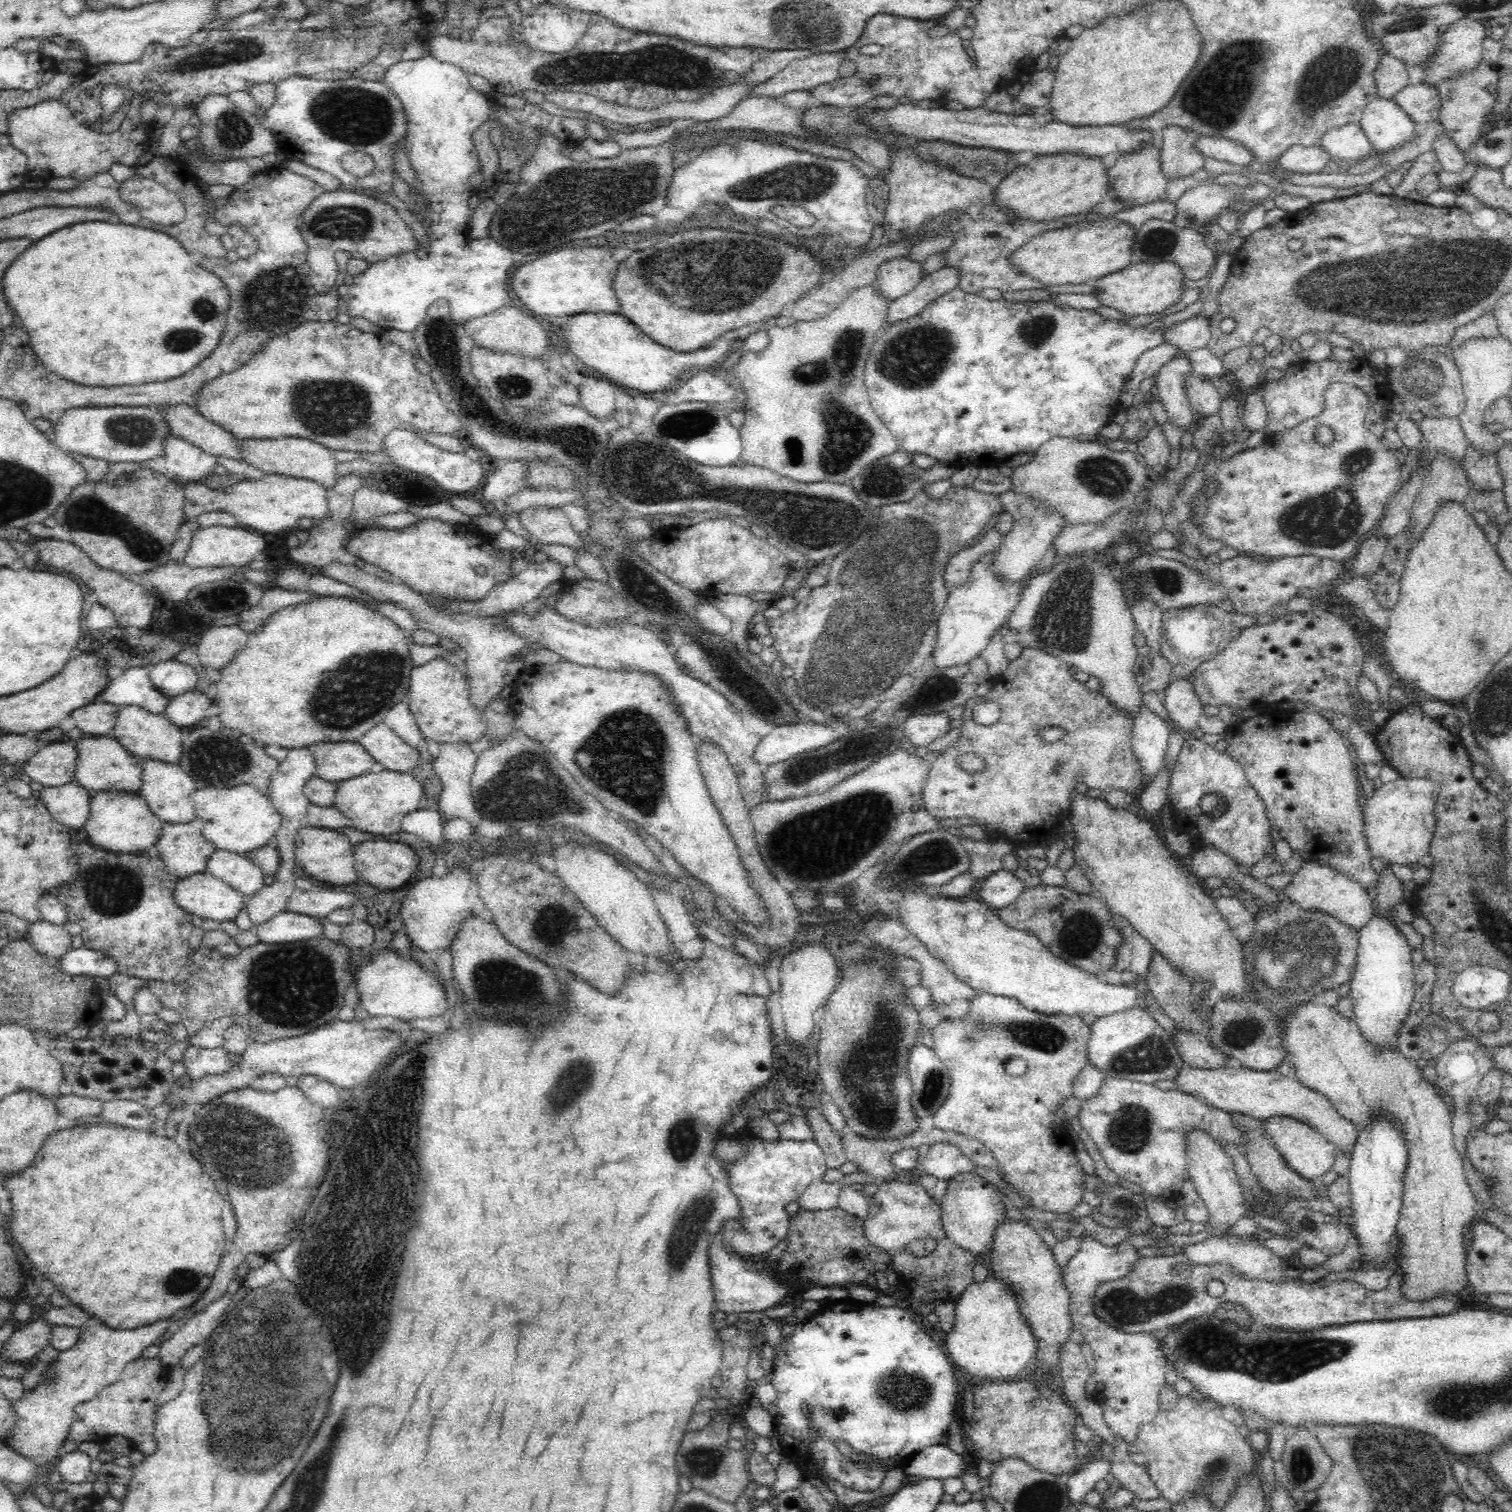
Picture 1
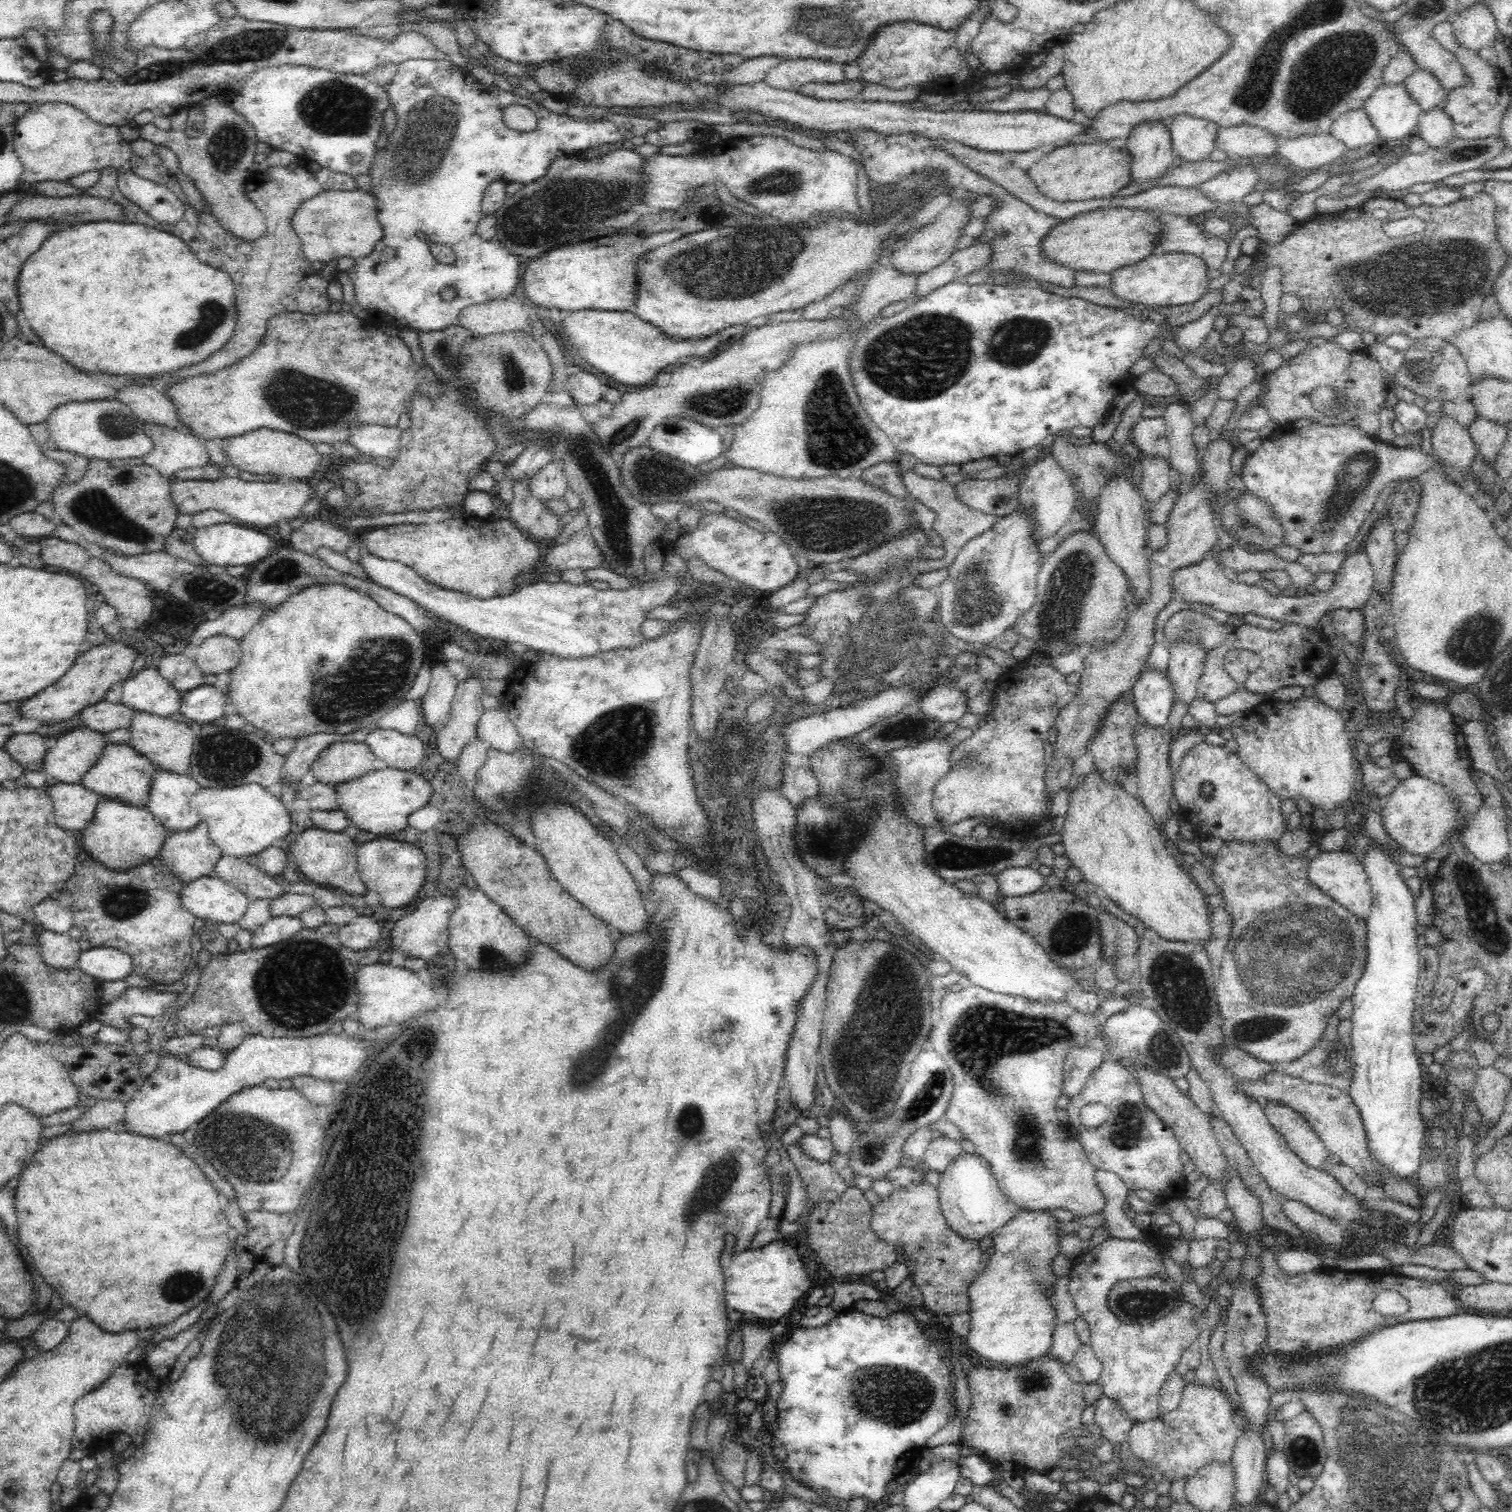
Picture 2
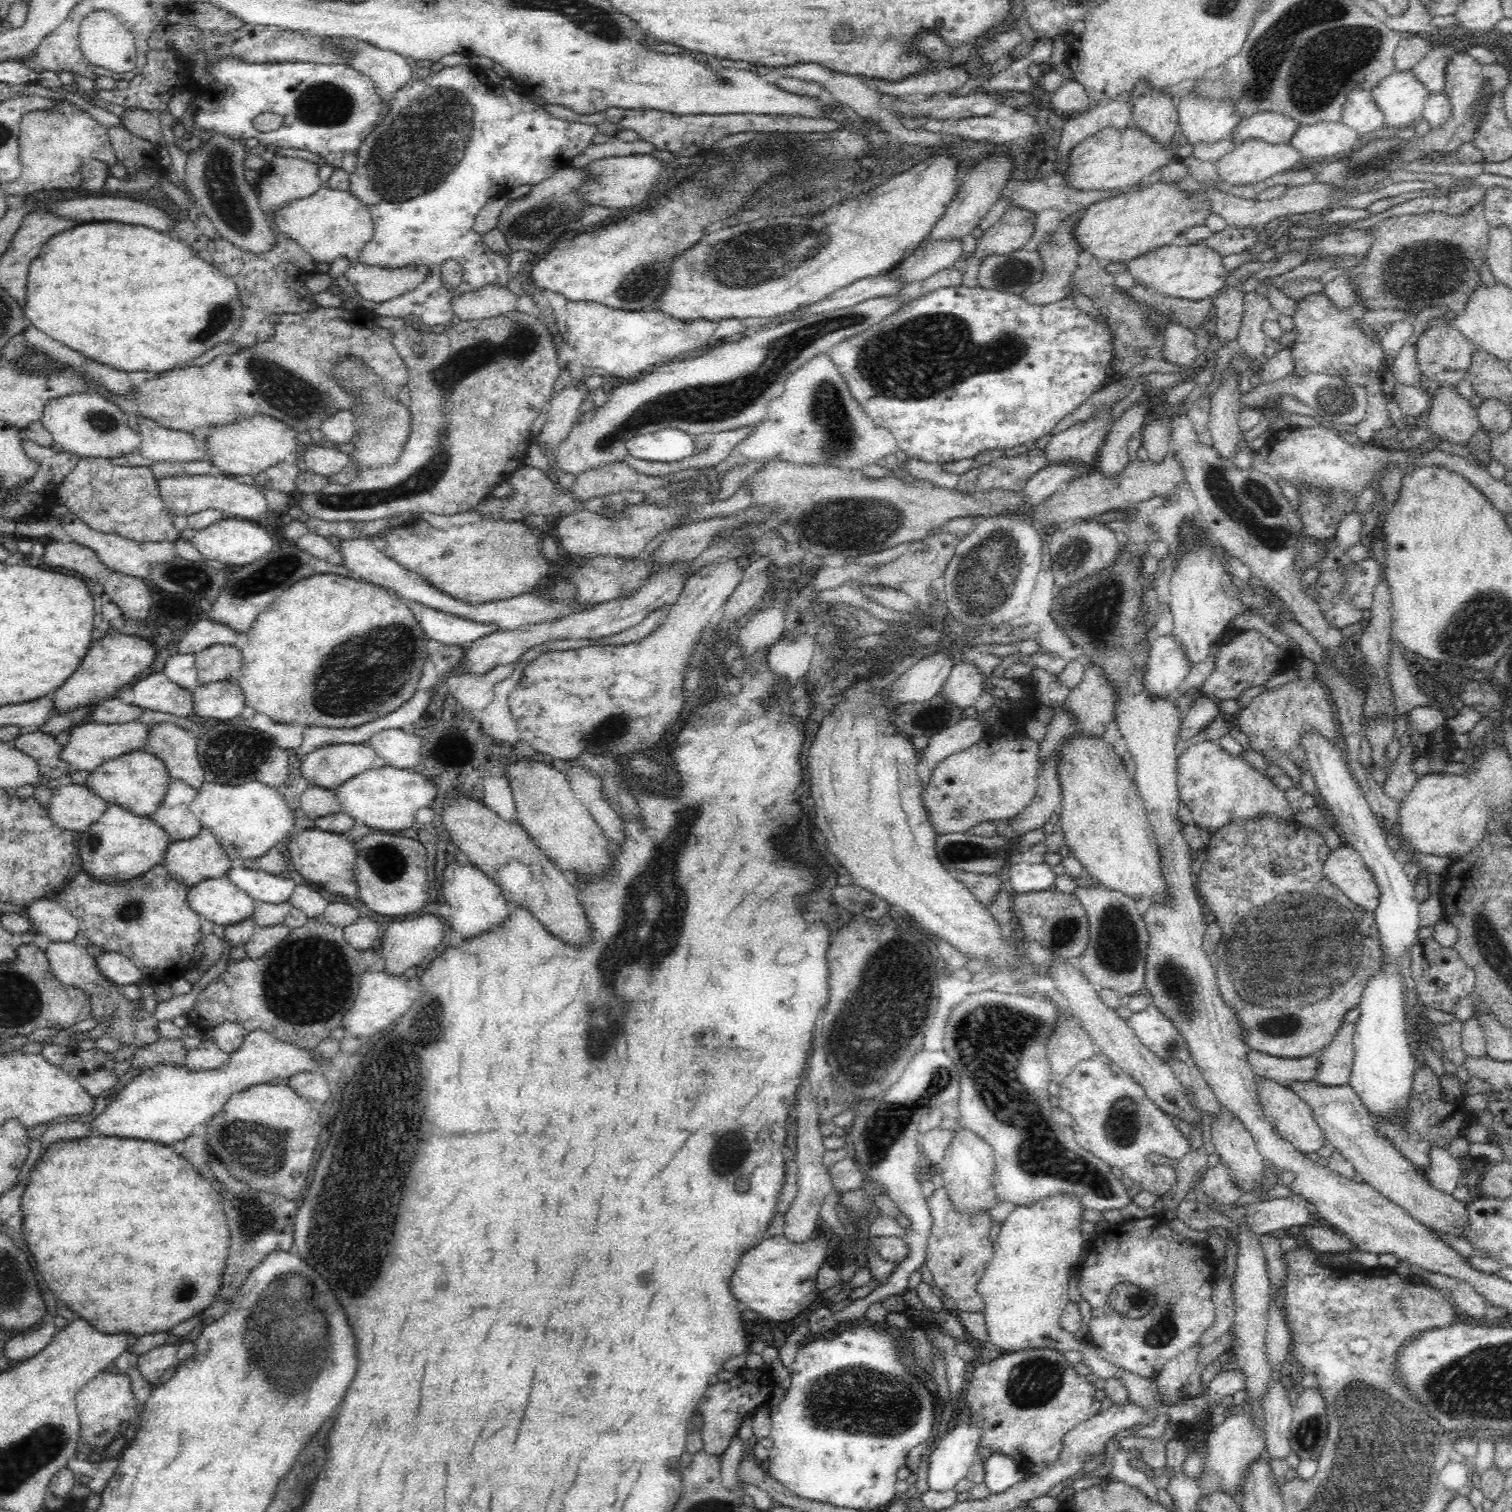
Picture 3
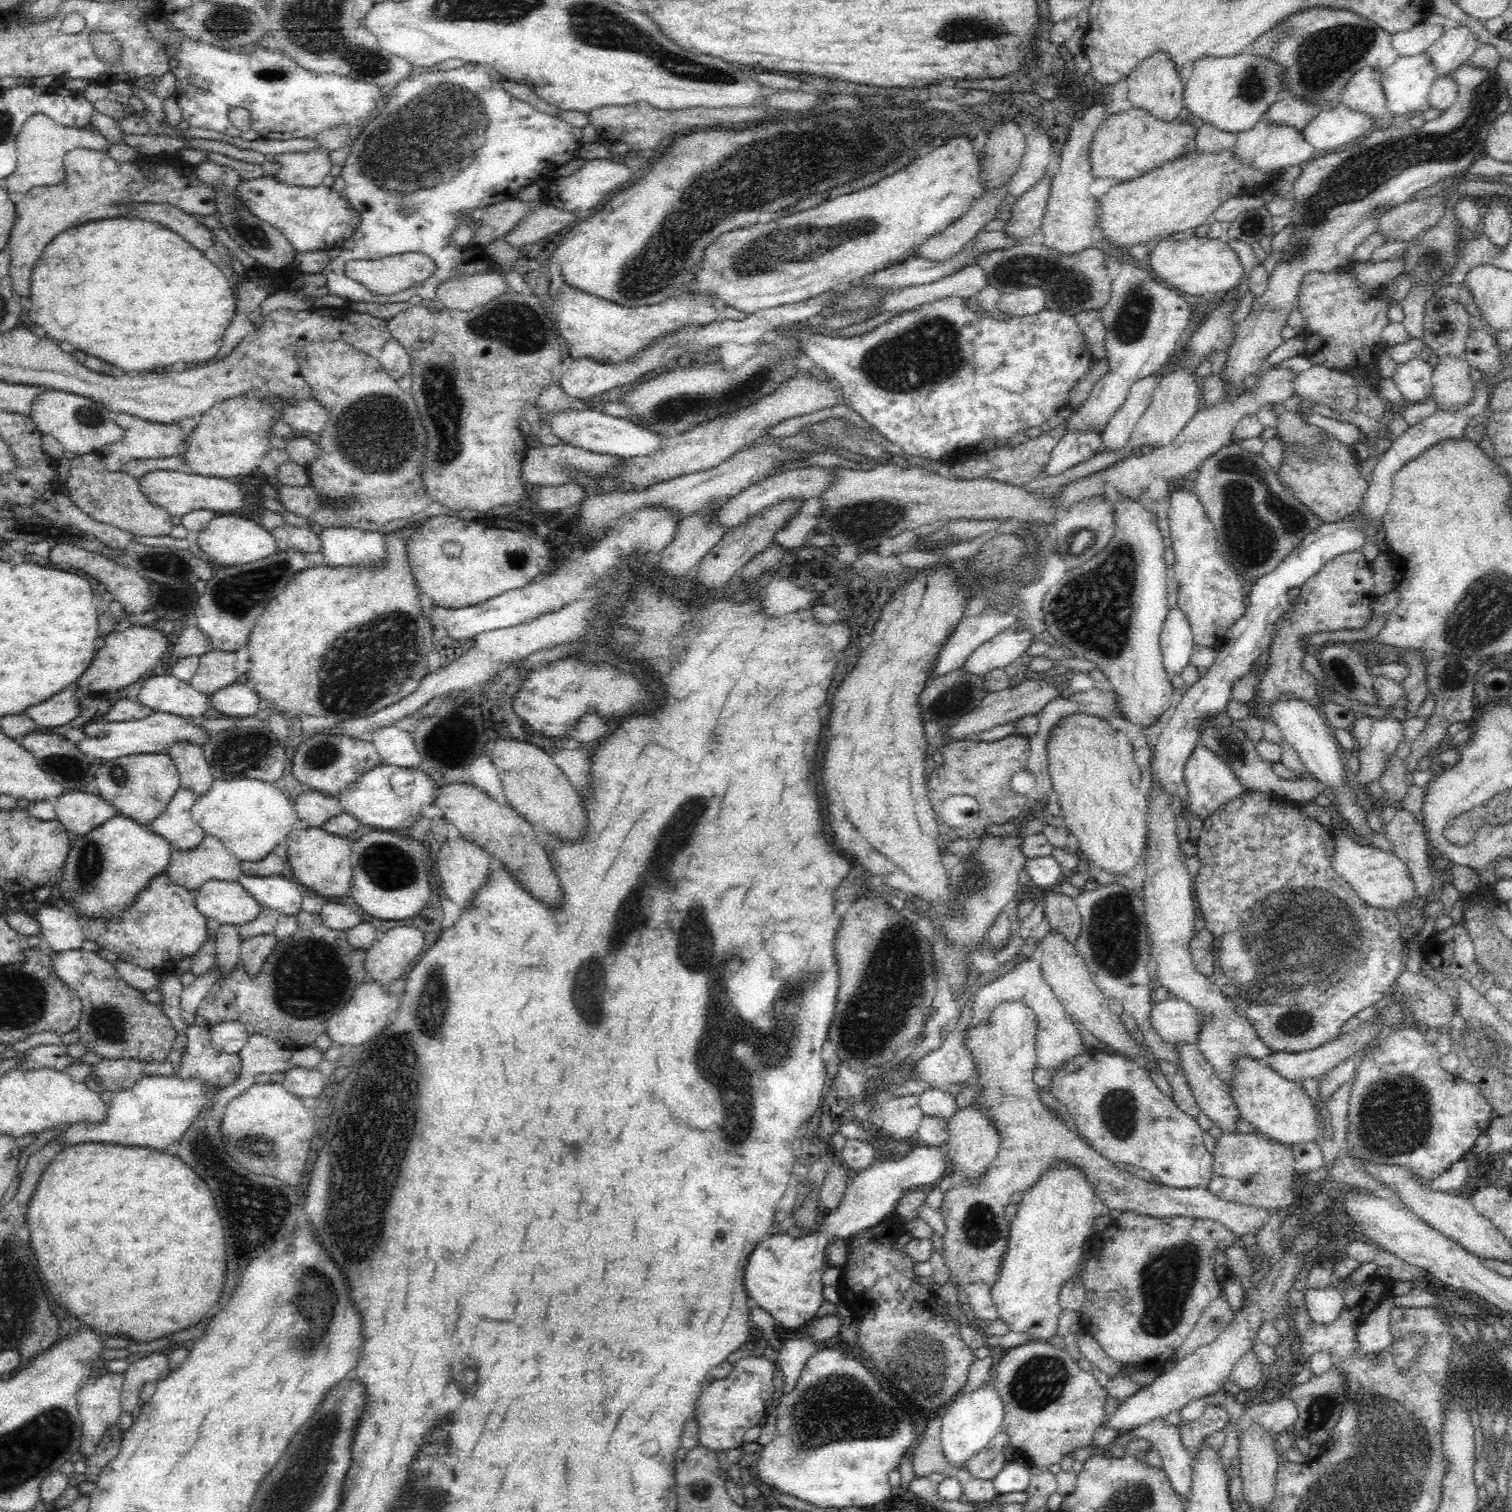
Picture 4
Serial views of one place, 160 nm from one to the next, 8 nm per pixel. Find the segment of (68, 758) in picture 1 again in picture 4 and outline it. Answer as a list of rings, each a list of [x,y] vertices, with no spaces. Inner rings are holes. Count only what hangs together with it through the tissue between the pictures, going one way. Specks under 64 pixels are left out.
[[[154,711],[153,714],[124,722],[91,722],[82,727],[82,740],[76,743],[78,751],[90,759],[109,761],[131,754],[160,754],[166,751],[172,742],[193,742],[204,744],[206,732],[188,722],[187,717]]]

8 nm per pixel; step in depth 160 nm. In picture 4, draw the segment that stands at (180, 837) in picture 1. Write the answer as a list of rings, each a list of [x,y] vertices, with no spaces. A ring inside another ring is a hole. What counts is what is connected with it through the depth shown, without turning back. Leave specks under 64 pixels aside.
[[[205,834],[202,842],[191,850],[180,850],[173,848],[170,854],[170,862],[165,870],[176,884],[195,892],[204,882],[212,879],[236,881],[240,872],[240,860],[230,854],[222,845],[220,839],[215,836]]]

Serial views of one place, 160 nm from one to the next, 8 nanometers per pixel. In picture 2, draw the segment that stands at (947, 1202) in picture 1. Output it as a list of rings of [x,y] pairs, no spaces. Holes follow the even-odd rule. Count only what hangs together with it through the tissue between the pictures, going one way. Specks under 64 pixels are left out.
[[[962,1152],[956,1157],[941,1174],[937,1190],[946,1225],[968,1241],[979,1242],[985,1236],[993,1236],[1001,1226],[1021,1213],[1021,1208],[1000,1191],[990,1164],[978,1154]]]

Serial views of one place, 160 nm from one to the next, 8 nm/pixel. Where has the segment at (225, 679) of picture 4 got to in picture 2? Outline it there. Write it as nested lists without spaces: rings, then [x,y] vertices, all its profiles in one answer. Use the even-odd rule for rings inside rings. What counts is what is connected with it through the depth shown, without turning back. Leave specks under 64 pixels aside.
[[[227,635],[210,636],[200,643],[194,660],[203,674],[229,672],[241,660],[240,641]]]

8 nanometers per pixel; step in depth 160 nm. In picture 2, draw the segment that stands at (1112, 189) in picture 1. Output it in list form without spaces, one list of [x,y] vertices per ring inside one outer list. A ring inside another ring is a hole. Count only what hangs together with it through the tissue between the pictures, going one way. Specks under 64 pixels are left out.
[[[1146,122],[1132,129],[1130,136],[1126,139],[1126,151],[1131,155],[1130,178],[1132,179],[1130,182],[1134,181],[1140,185],[1150,181],[1156,185],[1155,182],[1166,174],[1173,164],[1170,131],[1162,122]]]

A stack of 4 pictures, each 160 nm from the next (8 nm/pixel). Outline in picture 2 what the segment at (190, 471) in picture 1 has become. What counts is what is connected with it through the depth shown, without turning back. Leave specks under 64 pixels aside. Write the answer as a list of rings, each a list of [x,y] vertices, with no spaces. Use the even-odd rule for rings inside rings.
[[[146,423],[145,433],[152,439],[154,448],[144,456],[124,462],[142,462],[166,477],[178,470],[211,464],[204,442],[190,432],[158,423]]]

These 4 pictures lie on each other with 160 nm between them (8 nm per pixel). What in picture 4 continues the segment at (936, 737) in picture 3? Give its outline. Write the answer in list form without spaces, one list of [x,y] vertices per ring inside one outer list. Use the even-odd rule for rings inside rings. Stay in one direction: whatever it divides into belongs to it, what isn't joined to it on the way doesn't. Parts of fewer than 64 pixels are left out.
[[[1043,672],[1039,675],[1029,674],[1024,678],[1024,681],[1018,684],[1015,688],[1006,687],[1004,690],[985,694],[979,706],[976,706],[974,710],[968,712],[966,716],[959,718],[954,726],[950,726],[948,734],[944,736],[944,744],[962,739],[975,738],[981,732],[990,730],[991,728],[994,728],[994,726],[1006,724],[1006,722],[1015,722],[1027,714],[1036,714],[1048,704],[1048,702],[1061,698],[1060,689],[1064,689],[1064,687],[1060,687],[1052,682],[1052,680],[1045,676]]]

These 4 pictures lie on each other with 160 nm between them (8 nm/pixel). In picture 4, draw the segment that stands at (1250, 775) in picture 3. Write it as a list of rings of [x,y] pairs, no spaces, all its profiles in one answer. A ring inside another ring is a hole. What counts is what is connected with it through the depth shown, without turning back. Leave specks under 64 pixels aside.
[[[1200,744],[1196,745],[1190,758],[1186,761],[1183,781],[1186,783],[1187,788],[1189,802],[1187,818],[1189,820],[1196,817],[1204,820],[1220,810],[1227,802],[1252,791],[1241,783],[1241,780],[1235,775],[1233,768],[1229,762],[1225,761],[1225,758],[1218,756],[1213,750]]]

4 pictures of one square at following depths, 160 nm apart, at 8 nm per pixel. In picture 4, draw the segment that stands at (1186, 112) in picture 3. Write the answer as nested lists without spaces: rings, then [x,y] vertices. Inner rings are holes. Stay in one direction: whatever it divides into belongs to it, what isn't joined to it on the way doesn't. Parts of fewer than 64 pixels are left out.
[[[1244,51],[1233,57],[1202,57],[1193,64],[1190,79],[1185,84],[1183,107],[1186,108],[1190,119],[1197,125],[1210,124],[1225,133],[1239,133],[1252,129],[1268,111],[1270,106],[1283,99],[1279,80],[1280,67],[1276,61],[1252,55]]]

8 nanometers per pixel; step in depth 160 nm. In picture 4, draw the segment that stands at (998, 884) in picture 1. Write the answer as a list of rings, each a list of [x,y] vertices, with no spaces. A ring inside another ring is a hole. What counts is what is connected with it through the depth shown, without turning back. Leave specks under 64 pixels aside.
[[[1052,855],[1029,858],[1024,862],[1022,870],[1032,884],[1044,890],[1055,888],[1065,875],[1060,864],[1054,860]]]

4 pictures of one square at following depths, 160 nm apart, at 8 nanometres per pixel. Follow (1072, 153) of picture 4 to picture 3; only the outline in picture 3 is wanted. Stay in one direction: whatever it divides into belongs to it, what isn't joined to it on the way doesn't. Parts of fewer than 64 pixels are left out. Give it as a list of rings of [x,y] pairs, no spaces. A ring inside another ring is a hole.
[[[1128,98],[1125,101],[1112,99],[1095,105],[1090,112],[1067,117],[1060,142],[1060,153],[1062,153],[1060,165],[1063,167],[1067,164],[1069,153],[1074,146],[1099,130],[1130,129],[1133,124],[1132,110]],[[1078,220],[1060,224],[1056,230],[1048,232],[1047,236],[1039,244],[1039,255],[1044,263],[1044,274],[1040,281],[1027,286],[1021,295],[1034,304],[1050,304],[1067,296],[1067,286],[1076,268],[1076,259],[1083,251],[1082,247],[1076,243],[1073,236],[1073,229]]]

